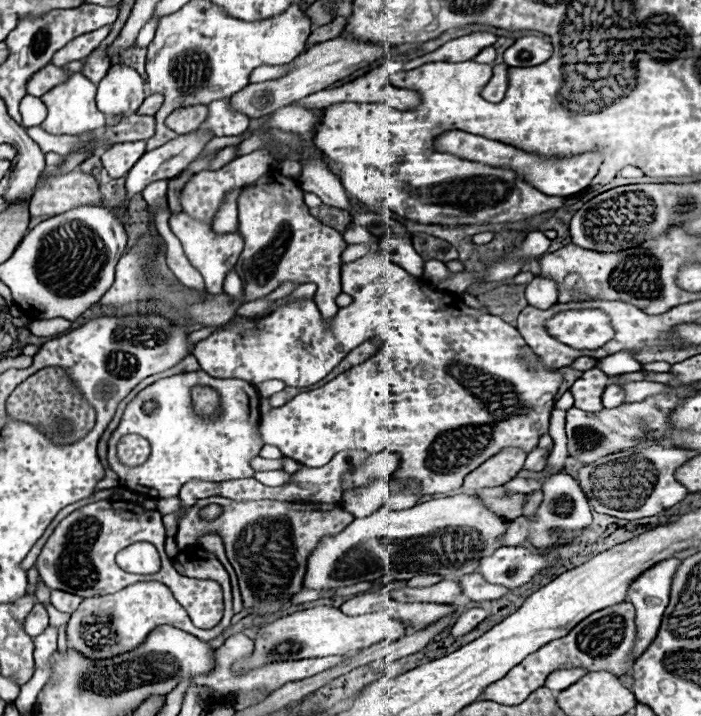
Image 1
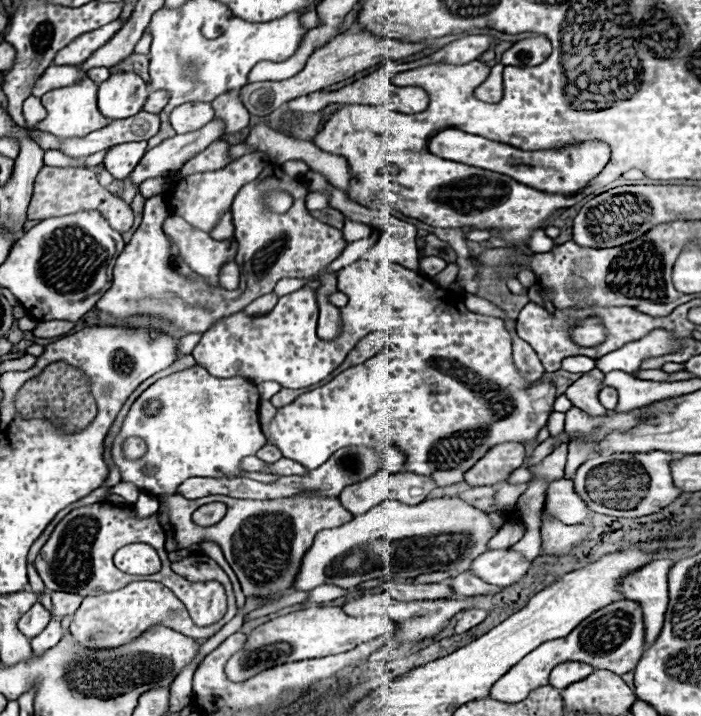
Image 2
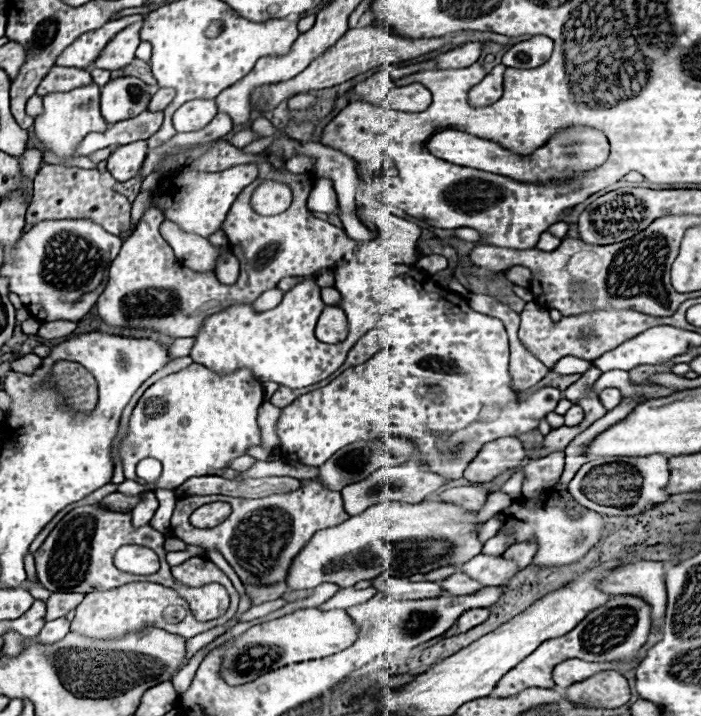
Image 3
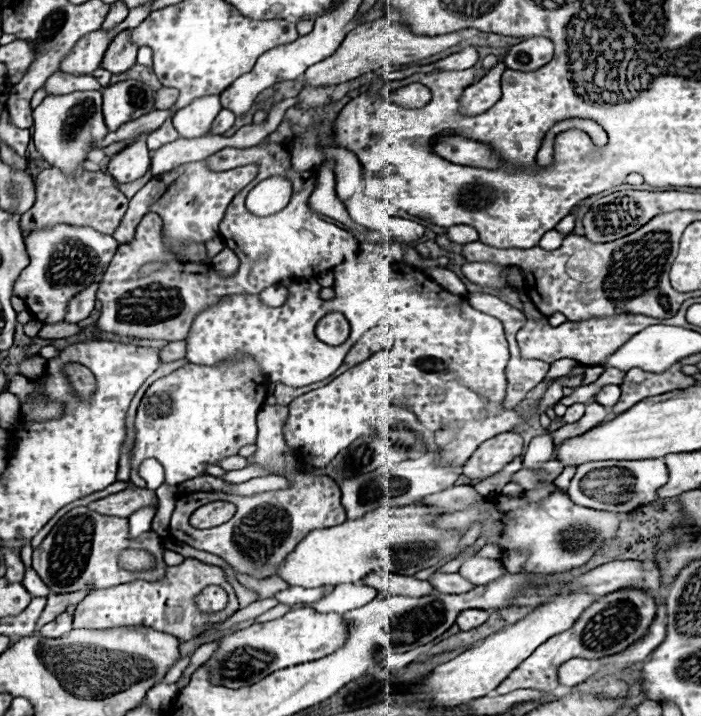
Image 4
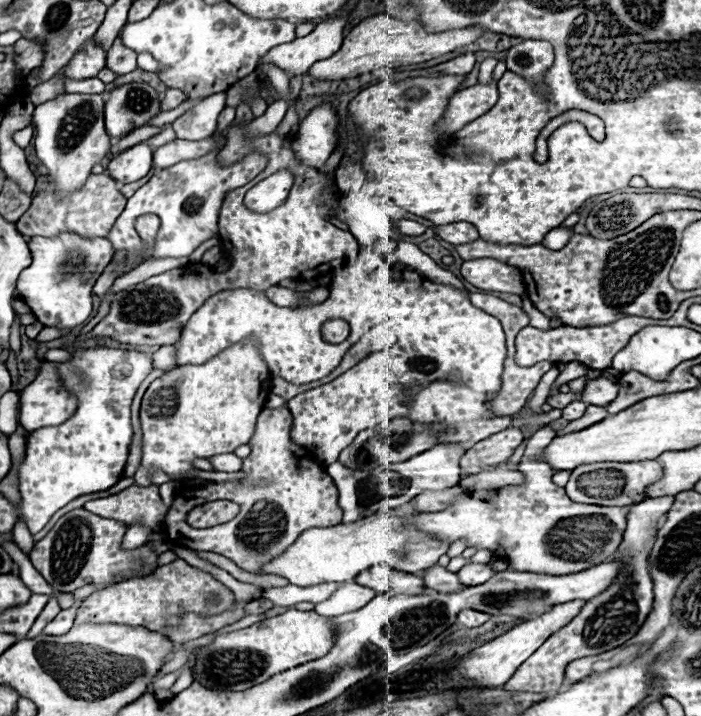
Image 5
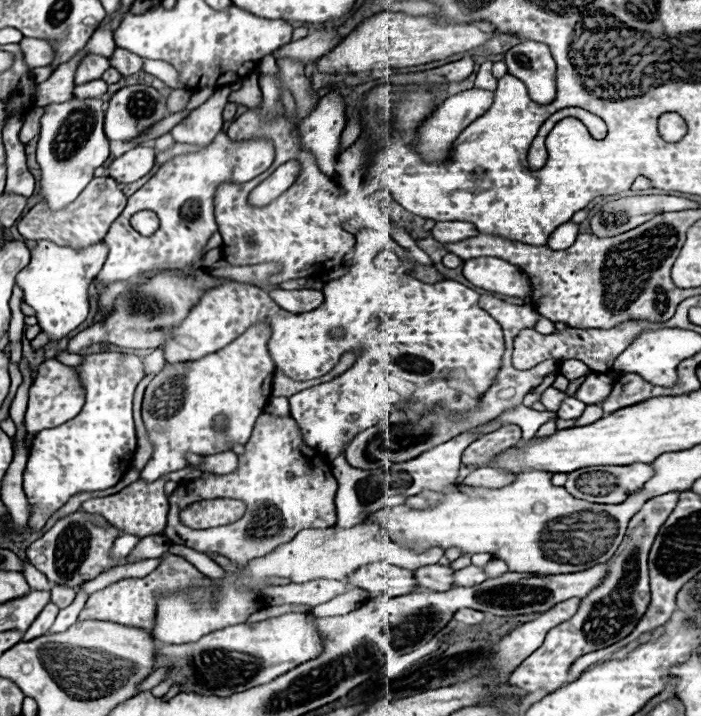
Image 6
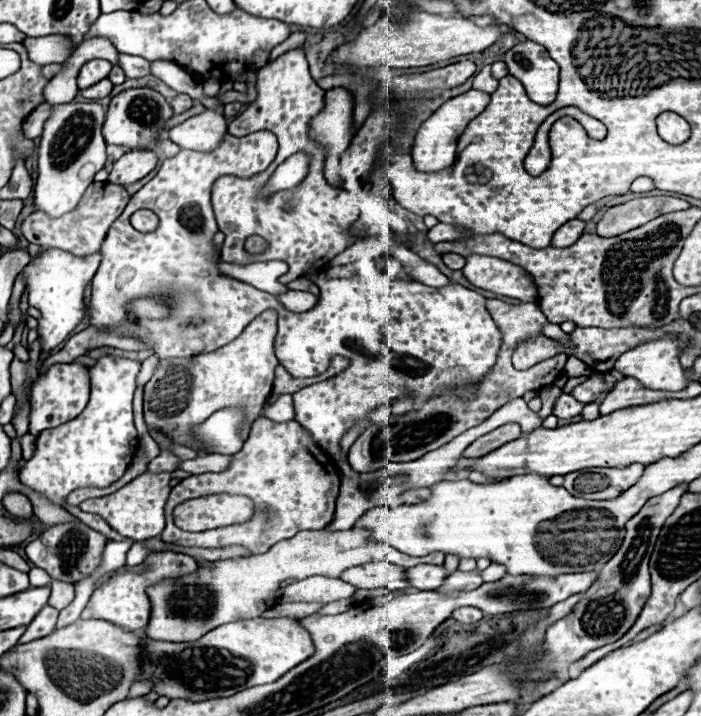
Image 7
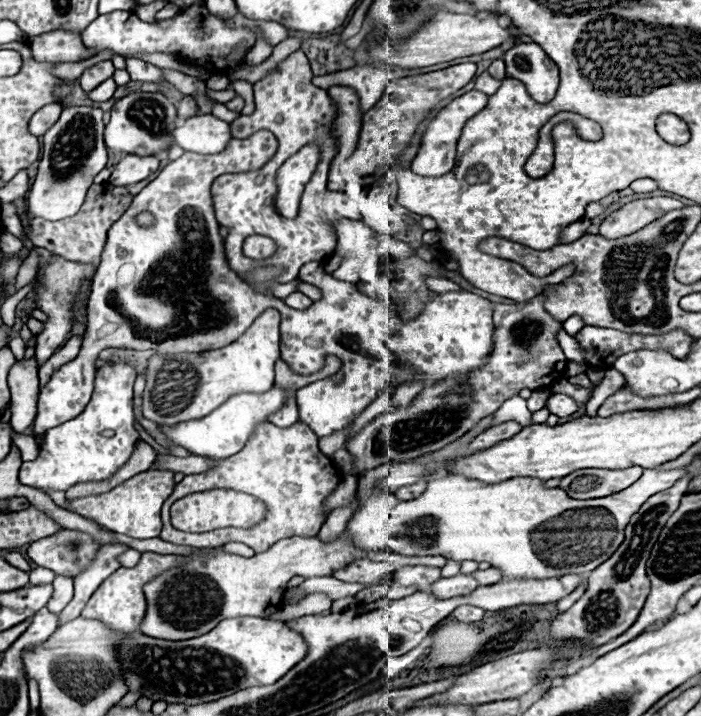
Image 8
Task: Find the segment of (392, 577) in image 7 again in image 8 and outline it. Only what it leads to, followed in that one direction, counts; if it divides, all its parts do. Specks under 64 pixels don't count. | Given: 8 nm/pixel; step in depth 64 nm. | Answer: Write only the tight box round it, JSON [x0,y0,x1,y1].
[332,558,394,584]

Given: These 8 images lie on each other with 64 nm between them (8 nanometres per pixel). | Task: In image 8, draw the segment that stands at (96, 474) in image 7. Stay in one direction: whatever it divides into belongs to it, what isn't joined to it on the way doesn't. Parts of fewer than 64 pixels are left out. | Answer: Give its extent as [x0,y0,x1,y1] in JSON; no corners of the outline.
[20,364,138,492]

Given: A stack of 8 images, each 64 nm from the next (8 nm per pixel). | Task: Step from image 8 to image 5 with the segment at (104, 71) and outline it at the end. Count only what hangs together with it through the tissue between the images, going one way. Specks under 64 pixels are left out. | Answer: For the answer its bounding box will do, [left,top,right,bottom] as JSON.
[66,40,106,80]

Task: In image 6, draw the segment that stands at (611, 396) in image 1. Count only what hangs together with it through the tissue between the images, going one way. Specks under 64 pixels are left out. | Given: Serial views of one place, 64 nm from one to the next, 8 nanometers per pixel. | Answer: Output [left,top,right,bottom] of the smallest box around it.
[574,372,612,404]

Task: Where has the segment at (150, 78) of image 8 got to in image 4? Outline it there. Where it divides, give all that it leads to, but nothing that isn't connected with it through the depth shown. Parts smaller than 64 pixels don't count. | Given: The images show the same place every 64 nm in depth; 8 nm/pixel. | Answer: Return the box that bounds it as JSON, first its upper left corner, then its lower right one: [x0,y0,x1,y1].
[100,30,136,72]

